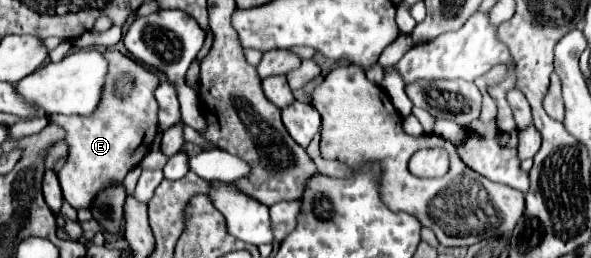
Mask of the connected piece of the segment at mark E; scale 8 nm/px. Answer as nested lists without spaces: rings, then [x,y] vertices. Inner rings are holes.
[[[106,50],[110,86],[108,92],[102,94],[102,102],[94,114],[88,118],[82,116],[62,116],[50,114],[48,122],[64,128],[66,144],[68,144],[68,160],[60,170],[60,186],[64,198],[74,206],[90,206],[94,194],[106,186],[106,182],[120,182],[128,174],[128,170],[136,168],[140,160],[150,152],[158,130],[158,102],[154,98],[154,90],[158,86],[158,76],[148,72],[144,66],[134,62],[132,58],[120,54],[118,50]]]

